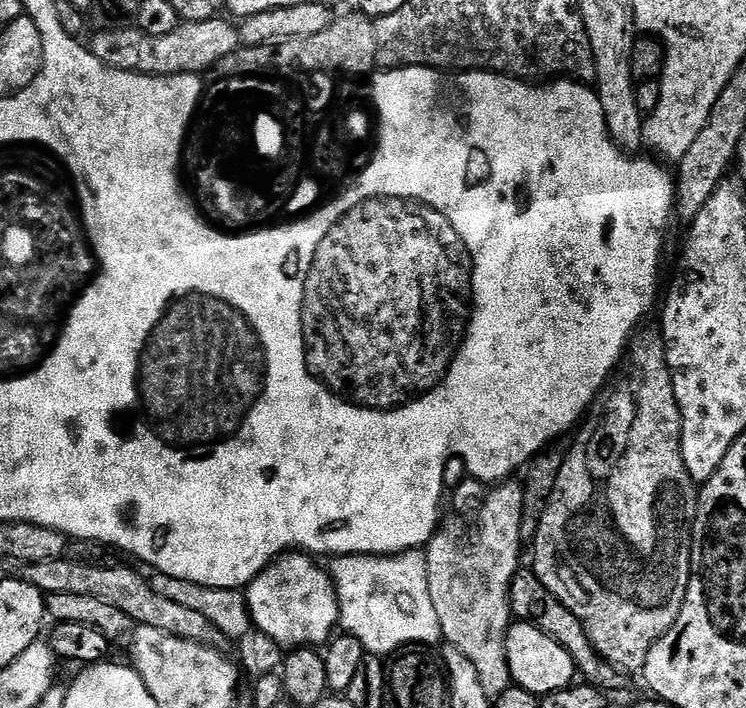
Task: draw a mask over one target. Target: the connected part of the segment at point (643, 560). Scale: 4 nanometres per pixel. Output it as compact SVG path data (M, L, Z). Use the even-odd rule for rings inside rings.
M637 331L632 337L618 371L608 381L600 395L592 401L592 407L586 419L579 425L572 449L564 452L562 470L558 470L558 482L554 482L554 494L550 494L550 502L542 514L536 535L531 541L531 544L533 543L531 571L535 572L542 586L553 598L560 600L562 606L566 606L566 610L570 610L580 619L584 627L584 635L596 648L596 653L606 663L624 674L639 673L643 669L650 650L667 634L670 626L674 626L682 610L692 573L692 523L696 520L698 499L697 485L690 478L686 470L686 462L680 453L680 411L674 394L672 372L668 369L668 359L664 356L664 337L659 331L644 331Z

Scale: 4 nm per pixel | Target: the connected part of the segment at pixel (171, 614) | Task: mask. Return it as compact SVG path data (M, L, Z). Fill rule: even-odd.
M68 559L29 564L23 569L22 579L45 594L86 594L86 598L98 598L110 606L118 606L118 610L125 612L137 625L149 624L180 639L211 646L221 643L219 630L206 618L202 618L202 614L197 614L186 606L178 606L178 602L170 602L168 598L162 598L153 590L151 583L147 579L143 580L134 569L95 568L92 564L79 564L76 560Z

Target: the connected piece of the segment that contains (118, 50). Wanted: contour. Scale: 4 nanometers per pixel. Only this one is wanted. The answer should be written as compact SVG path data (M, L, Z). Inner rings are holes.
M224 18L207 20L206 22L181 22L171 34L146 34L138 27L119 28L113 32L97 31L96 37L90 41L90 47L94 58L98 58L106 66L123 72L136 72L140 76L183 76L185 74L197 74L215 69L226 54L235 52L241 47L240 33L237 25L227 24Z

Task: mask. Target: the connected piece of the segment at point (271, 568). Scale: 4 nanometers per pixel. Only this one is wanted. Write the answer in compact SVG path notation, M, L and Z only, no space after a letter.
M289 550L283 556L266 565L257 576L246 585L248 613L252 615L255 631L274 638L281 648L291 650L305 646L324 646L333 639L340 623L340 611L336 598L336 587L332 584L331 575L316 564L311 555L299 550Z

